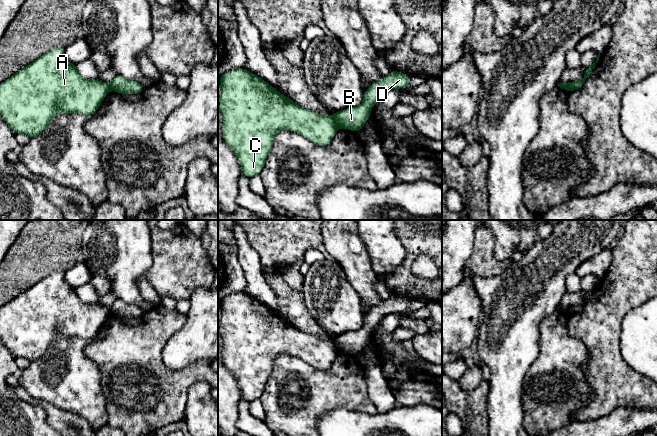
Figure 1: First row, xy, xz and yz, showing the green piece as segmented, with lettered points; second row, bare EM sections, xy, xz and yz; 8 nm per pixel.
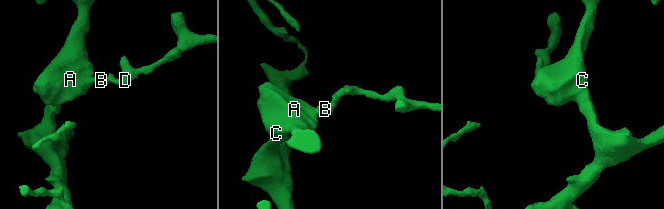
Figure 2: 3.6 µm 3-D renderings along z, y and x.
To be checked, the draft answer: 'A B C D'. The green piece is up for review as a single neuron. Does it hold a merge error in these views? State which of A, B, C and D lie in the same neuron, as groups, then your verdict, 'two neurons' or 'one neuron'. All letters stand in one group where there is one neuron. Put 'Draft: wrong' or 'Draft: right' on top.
Draft: wrong
A C / B D | two neurons

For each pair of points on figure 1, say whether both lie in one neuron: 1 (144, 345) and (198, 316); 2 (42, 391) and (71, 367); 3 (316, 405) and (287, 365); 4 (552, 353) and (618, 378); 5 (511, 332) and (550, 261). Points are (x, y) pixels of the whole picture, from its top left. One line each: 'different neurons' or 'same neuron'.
1: different neurons
2: same neuron
3: same neuron
4: different neurons
5: same neuron

